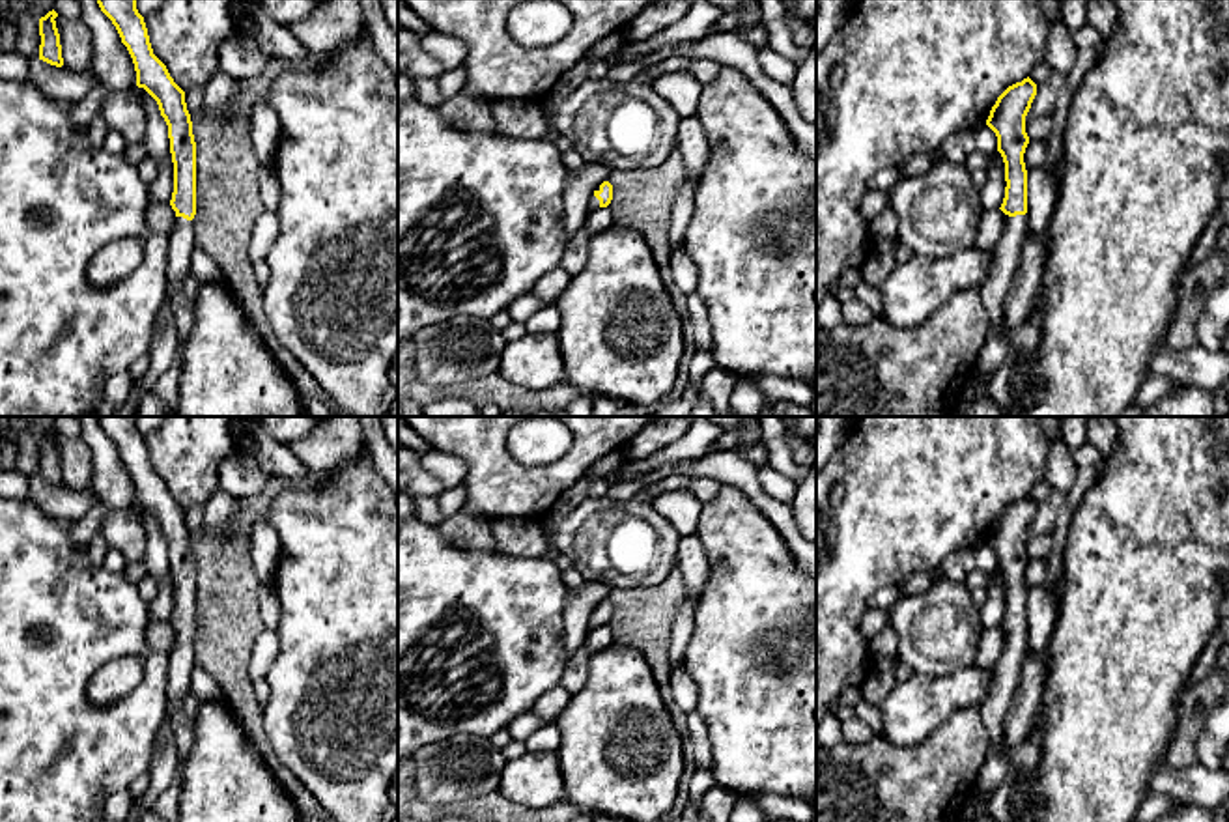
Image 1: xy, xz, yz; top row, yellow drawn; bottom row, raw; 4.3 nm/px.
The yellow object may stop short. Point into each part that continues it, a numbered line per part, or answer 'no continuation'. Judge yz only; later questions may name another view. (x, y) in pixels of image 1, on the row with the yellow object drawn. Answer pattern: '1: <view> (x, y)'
1: yz (1007, 253)

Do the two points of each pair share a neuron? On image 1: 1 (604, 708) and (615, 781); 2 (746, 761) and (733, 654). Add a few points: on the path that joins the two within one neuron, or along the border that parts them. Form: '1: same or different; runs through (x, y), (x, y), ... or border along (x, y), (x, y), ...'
1: same; runs through (604, 727), (604, 763)
2: same; runs through (746, 735), (746, 680)

